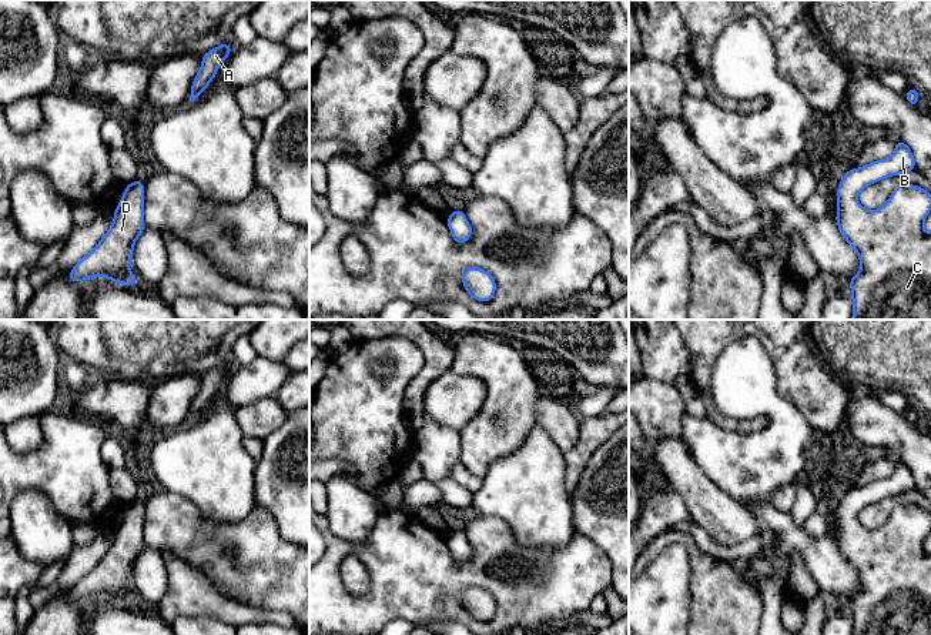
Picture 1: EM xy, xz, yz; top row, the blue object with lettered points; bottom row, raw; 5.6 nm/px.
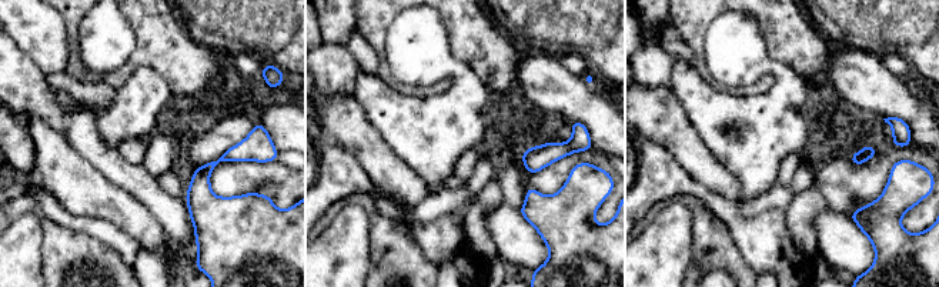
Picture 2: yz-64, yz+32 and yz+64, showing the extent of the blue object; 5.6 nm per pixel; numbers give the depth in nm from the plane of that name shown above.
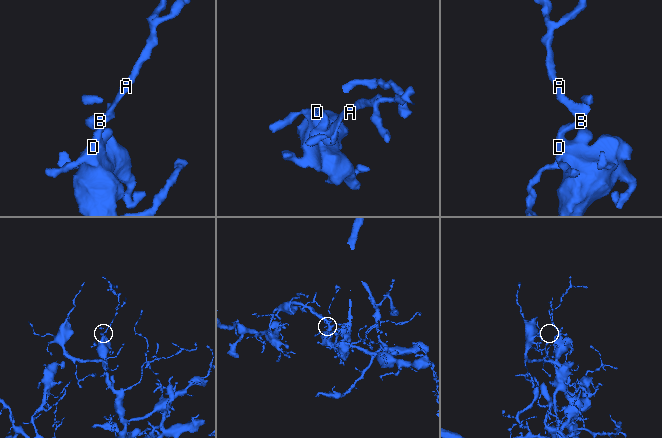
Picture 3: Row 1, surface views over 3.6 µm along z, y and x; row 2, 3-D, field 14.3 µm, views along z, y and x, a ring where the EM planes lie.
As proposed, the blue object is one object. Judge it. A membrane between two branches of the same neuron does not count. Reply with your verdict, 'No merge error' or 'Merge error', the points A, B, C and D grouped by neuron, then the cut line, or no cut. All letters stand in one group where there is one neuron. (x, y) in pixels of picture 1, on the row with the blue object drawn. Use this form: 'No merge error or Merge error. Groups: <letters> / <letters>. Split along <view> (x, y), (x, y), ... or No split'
No merge error. Groups: A B C D. No split

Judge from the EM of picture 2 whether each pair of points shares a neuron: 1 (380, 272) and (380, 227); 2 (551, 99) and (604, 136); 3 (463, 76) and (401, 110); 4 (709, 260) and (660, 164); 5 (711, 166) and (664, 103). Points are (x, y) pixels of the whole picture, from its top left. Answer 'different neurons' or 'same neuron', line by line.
1: same neuron
2: same neuron
3: same neuron
4: different neurons
5: same neuron

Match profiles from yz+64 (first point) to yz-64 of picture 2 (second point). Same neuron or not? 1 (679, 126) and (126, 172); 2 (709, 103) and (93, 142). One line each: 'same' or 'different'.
1: different
2: different

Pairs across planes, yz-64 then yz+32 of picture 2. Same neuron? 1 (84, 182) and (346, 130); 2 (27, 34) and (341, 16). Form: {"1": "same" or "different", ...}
{"1": "same", "2": "same"}

